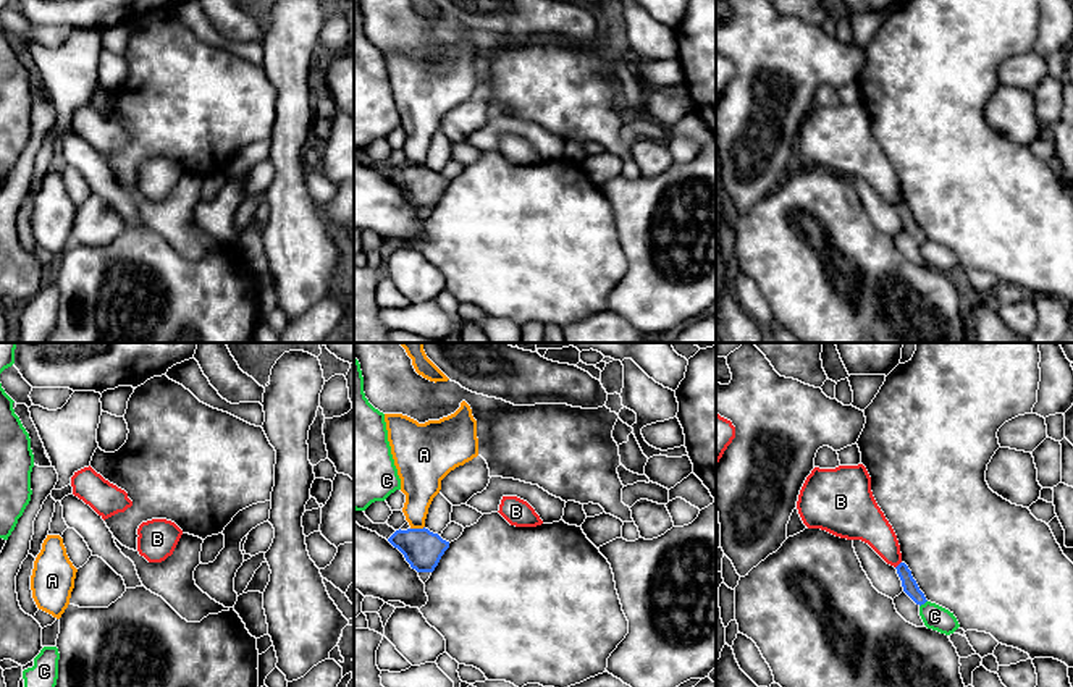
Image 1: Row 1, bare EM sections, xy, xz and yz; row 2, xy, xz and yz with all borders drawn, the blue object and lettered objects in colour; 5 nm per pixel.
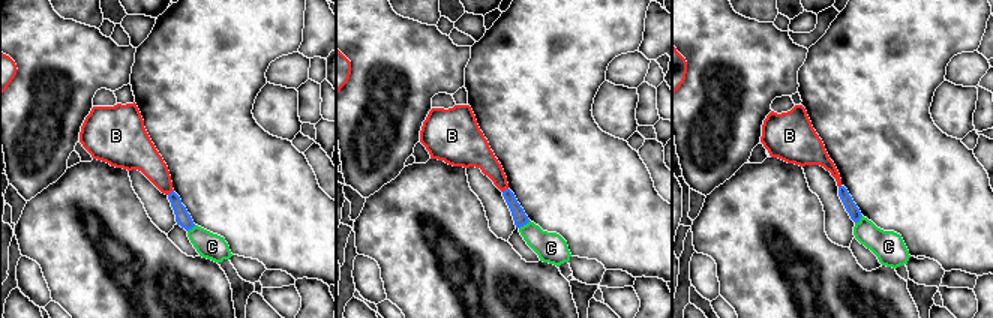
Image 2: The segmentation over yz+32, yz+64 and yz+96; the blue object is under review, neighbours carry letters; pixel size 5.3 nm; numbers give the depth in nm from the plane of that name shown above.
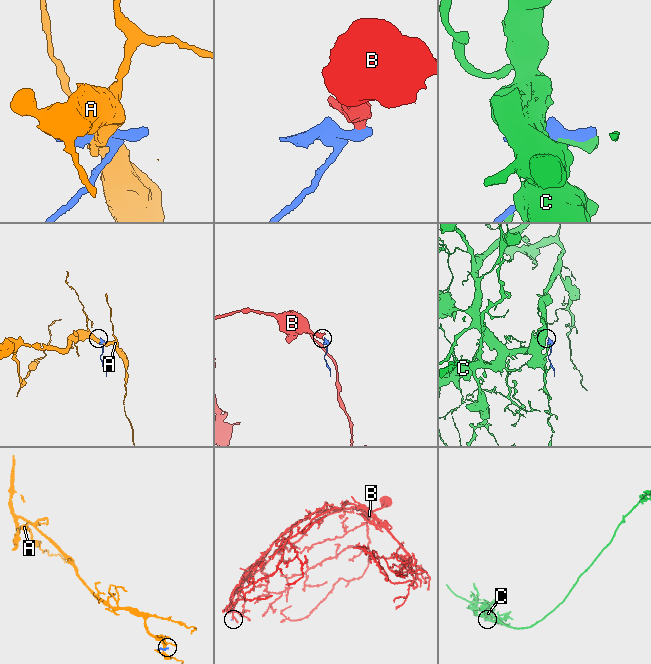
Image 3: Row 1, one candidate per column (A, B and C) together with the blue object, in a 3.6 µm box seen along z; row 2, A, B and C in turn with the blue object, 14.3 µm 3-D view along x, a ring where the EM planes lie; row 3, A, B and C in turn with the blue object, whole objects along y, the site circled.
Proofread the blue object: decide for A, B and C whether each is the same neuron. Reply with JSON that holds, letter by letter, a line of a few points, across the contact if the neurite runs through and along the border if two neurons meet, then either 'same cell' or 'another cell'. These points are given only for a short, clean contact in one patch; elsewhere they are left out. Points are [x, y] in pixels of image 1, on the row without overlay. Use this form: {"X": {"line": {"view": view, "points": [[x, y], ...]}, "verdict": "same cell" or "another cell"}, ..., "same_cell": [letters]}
{"A": {"verdict": "another cell"}, "B": {"line": {"view": "yz", "points": [[900, 199], [896, 206]]}, "verdict": "another cell"}, "C": {"verdict": "another cell"}, "same_cell": []}

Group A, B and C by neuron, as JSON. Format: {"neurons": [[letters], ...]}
{"neurons": [["A"], ["B"], ["C"]]}

